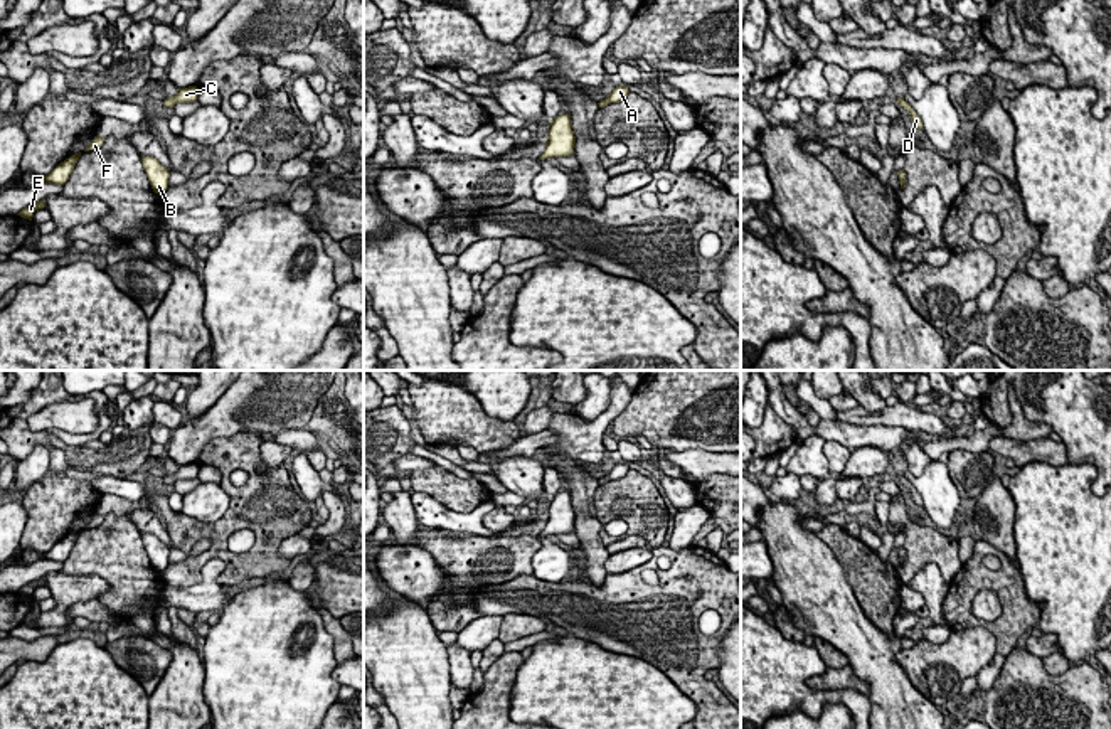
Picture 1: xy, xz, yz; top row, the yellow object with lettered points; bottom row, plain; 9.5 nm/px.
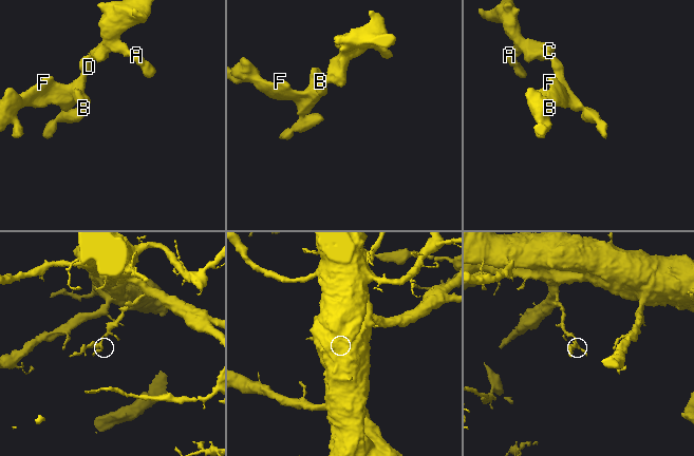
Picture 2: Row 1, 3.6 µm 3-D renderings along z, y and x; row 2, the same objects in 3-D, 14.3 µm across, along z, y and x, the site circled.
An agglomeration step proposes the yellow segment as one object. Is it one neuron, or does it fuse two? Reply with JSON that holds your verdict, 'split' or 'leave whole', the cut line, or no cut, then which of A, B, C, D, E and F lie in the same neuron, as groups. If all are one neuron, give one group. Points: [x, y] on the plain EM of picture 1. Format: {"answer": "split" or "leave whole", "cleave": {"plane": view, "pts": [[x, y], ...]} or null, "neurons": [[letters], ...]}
{"answer": "leave whole", "cleave": null, "neurons": [["A", "B", "C", "D", "E", "F"]]}

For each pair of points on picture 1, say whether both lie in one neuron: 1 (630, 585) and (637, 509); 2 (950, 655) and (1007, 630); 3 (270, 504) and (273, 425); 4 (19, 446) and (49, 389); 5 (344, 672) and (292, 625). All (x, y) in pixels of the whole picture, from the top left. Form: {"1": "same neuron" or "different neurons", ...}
{"1": "different neurons", "2": "different neurons", "3": "different neurons", "4": "same neuron", "5": "different neurons"}

